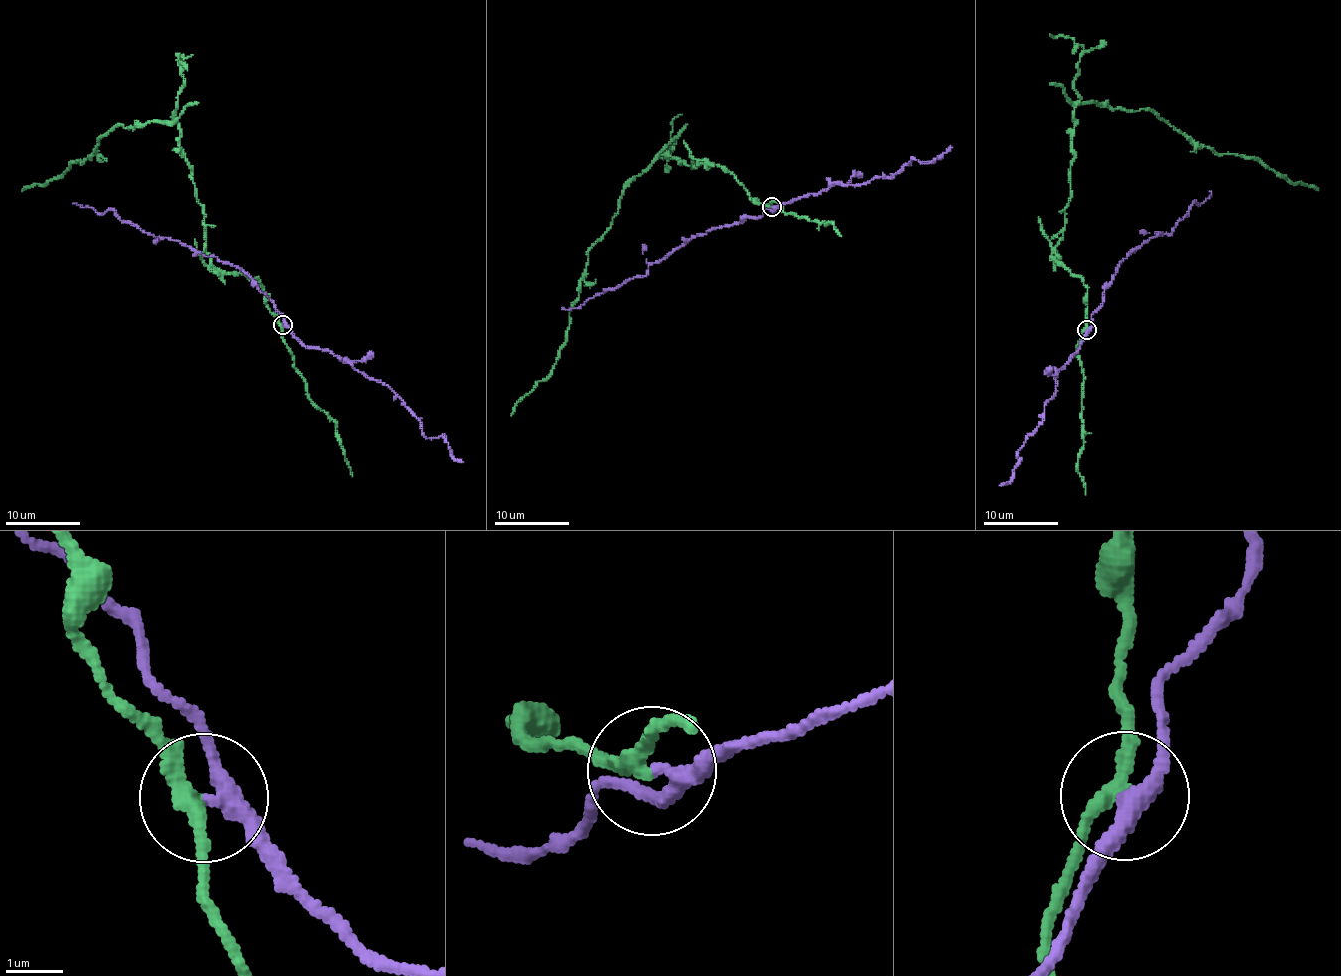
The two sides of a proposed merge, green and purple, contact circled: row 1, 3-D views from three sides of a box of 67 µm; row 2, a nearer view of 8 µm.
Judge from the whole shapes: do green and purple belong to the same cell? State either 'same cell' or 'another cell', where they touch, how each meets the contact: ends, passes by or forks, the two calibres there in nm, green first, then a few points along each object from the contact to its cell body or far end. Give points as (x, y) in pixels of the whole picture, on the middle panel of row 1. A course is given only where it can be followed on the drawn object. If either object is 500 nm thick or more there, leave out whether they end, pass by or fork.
another cell; place (771, 207); green passes by; purple passes by; calibres 240 and 280 nm; course green (772, 207), (719, 166), (661, 155), (624, 190), (588, 252), (560, 357), (511, 416); course purple (772, 207), (761, 216), (747, 215), (693, 236), (652, 262), (644, 276), (577, 308), (562, 307)

